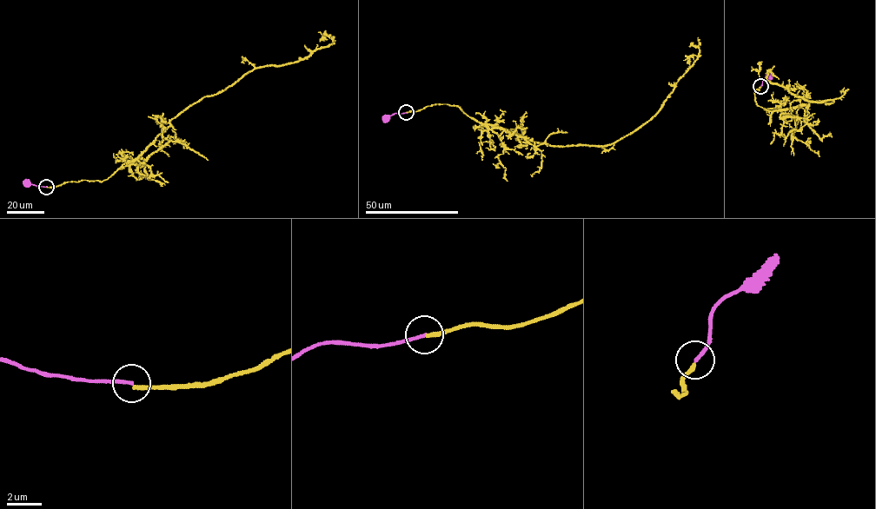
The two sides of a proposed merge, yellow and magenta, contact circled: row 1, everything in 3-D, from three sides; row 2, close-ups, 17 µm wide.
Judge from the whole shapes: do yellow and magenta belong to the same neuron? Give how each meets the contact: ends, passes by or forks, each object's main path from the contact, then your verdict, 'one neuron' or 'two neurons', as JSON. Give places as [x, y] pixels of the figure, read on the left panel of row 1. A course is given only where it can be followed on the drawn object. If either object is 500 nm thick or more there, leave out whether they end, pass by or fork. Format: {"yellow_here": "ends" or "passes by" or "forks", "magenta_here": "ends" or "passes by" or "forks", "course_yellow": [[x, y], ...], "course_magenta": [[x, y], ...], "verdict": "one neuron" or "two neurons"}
{"yellow_here": "ends", "magenta_here": "ends", "course_yellow": [[47, 187], [104, 180], [137, 159], [190, 105], [255, 69], [293, 62], [334, 40], [325, 36], [323, 41]], "course_magenta": [[46, 187], [26, 183]], "verdict": "two neurons"}

